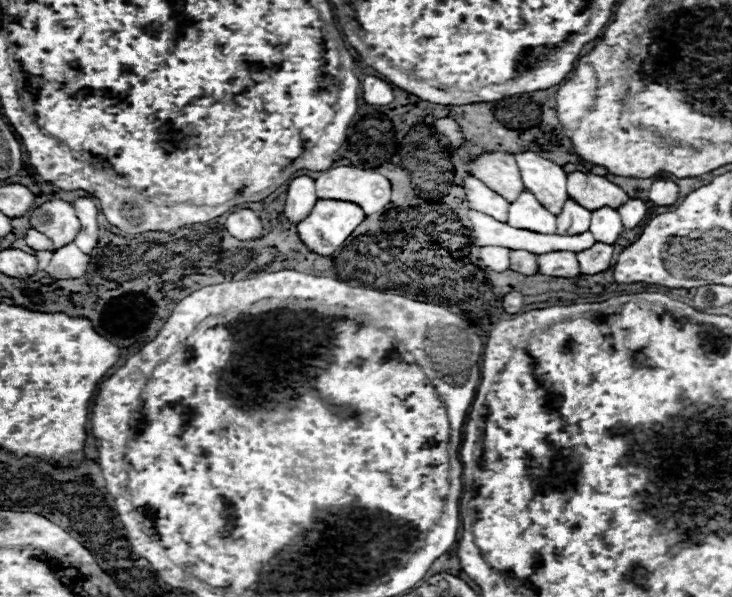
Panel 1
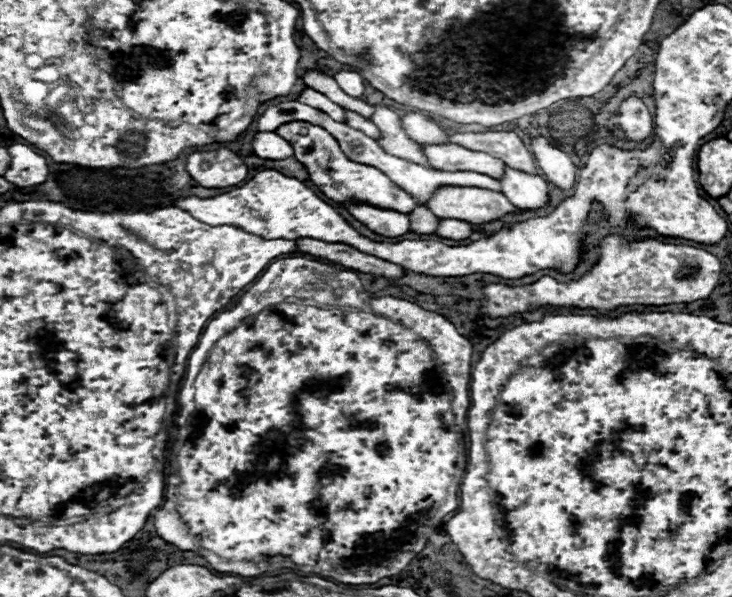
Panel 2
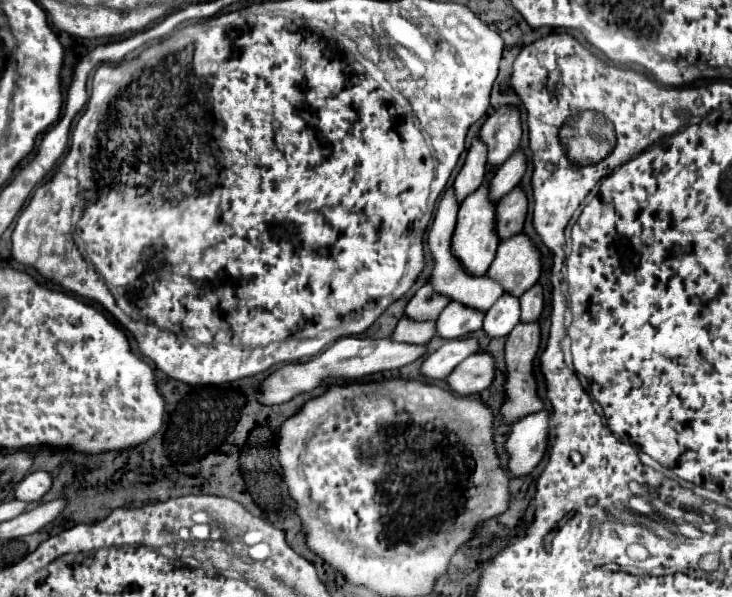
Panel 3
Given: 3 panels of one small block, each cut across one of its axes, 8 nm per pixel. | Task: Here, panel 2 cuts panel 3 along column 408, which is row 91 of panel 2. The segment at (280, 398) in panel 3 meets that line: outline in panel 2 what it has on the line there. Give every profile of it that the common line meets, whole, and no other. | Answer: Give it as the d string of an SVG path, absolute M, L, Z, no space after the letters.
M340 70L336 76L338 86L342 86L342 90L346 90L346 94L350 96L362 96L364 92L364 78L358 72L350 72L350 70Z

